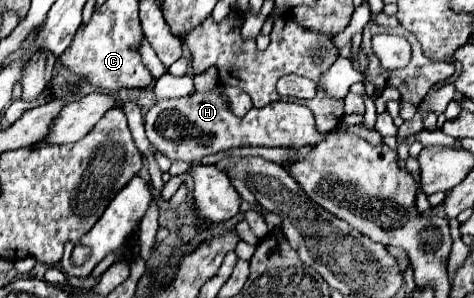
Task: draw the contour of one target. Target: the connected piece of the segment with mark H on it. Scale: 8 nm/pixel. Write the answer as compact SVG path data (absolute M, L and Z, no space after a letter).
M215 86L207 92L195 92L183 98L173 98L173 100L161 100L155 106L151 106L151 110L145 116L145 132L149 142L163 152L171 162L183 160L183 162L199 162L211 154L223 152L223 150L231 150L231 148L243 148L243 146L265 146L265 148L301 148L301 146L315 146L321 140L325 140L327 134L317 132L313 114L309 112L309 108L305 104L297 104L297 102L273 102L267 104L263 108L251 108L243 118L235 116L231 112L229 100L223 94L223 86Z

